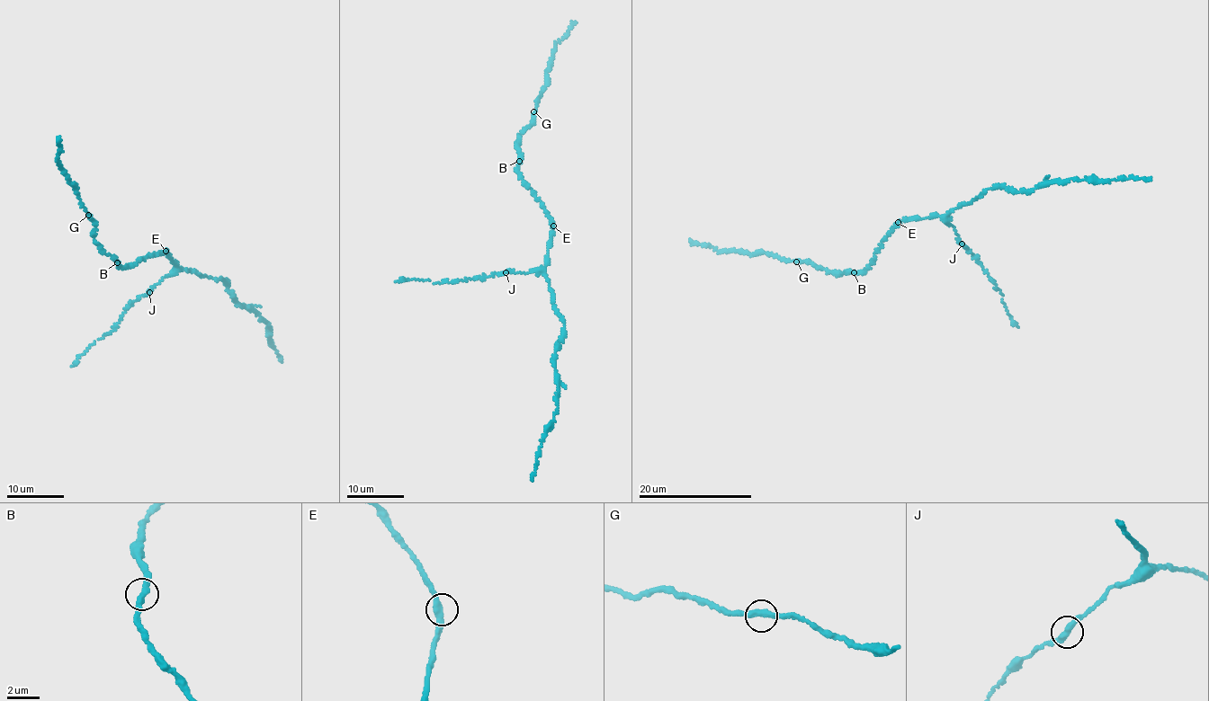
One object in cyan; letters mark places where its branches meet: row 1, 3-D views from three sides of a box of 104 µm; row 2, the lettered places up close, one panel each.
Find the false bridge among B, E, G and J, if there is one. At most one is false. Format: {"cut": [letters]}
{"cut": []}

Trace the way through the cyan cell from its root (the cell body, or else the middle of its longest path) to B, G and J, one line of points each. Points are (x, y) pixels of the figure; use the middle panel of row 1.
B: (550, 235), (550, 219), (532, 190), (517, 173), (519, 161)
G: (550, 235), (552, 225), (548, 214), (517, 173), (518, 137), (532, 123), (533, 111)
J: (550, 235), (546, 264), (523, 274), (506, 272)

